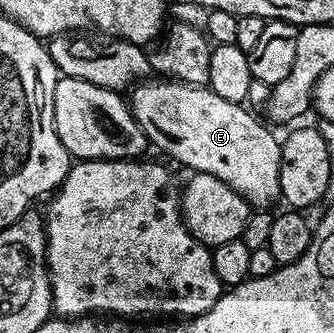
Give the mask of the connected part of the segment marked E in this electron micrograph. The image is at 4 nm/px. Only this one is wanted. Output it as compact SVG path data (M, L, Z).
M178 81L151 82L140 82L130 92L129 106L152 148L160 147L168 160L176 159L192 167L192 172L225 181L252 208L270 208L270 203L280 198L281 143L262 118L250 115L255 113L244 104L217 97L208 86L194 87L192 83Z

